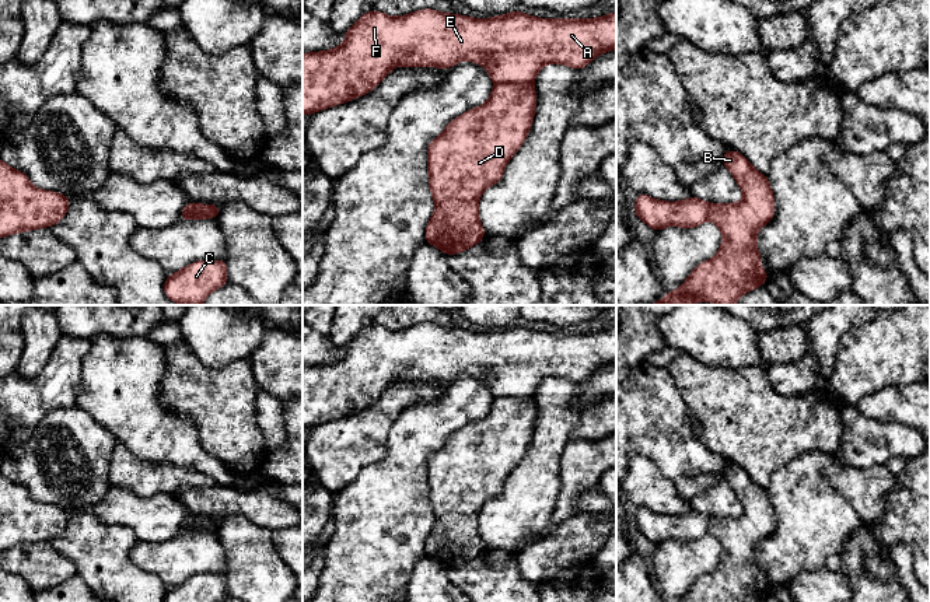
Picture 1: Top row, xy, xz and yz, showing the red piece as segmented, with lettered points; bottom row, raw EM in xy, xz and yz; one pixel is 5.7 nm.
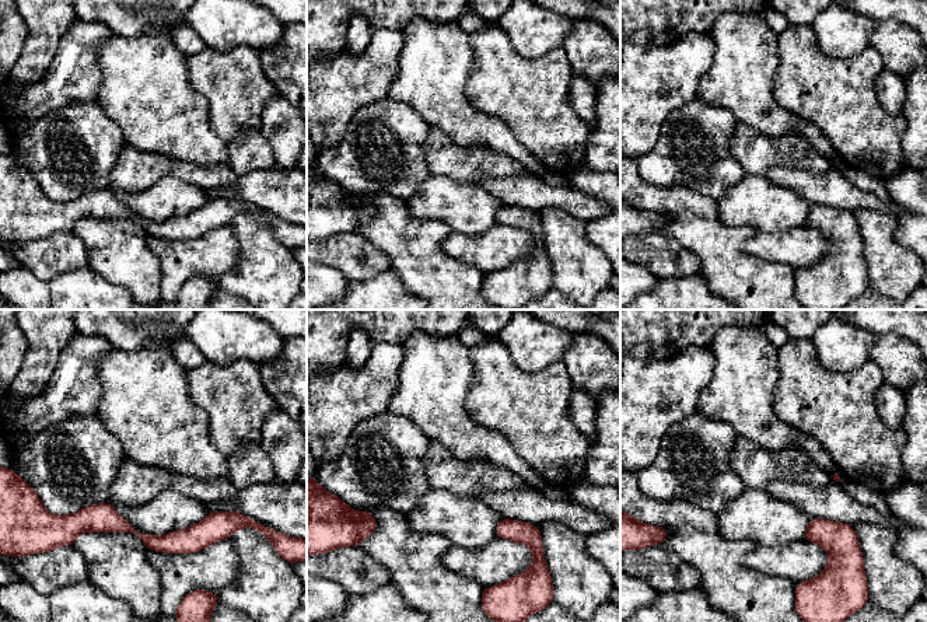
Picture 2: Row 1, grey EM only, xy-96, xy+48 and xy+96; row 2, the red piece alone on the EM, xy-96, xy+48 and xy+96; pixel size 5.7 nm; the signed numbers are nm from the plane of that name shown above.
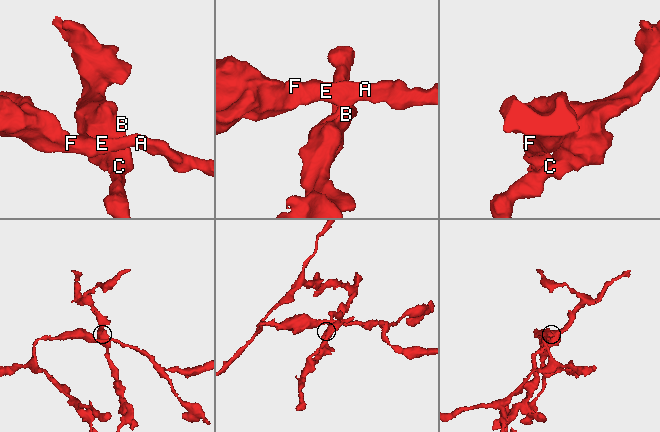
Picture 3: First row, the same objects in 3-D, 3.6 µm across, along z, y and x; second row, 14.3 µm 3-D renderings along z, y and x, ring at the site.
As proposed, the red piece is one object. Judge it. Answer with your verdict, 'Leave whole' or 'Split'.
Split

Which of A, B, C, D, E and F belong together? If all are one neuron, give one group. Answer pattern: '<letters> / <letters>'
A E F / B C D

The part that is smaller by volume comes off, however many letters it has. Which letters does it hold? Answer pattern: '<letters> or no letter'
B, C, D

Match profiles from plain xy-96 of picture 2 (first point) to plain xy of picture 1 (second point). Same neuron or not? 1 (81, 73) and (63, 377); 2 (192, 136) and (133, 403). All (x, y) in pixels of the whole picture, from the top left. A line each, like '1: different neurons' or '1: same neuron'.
1: same neuron
2: same neuron

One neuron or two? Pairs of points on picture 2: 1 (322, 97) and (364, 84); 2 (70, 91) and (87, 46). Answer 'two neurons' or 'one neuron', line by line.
1: one neuron
2: one neuron

